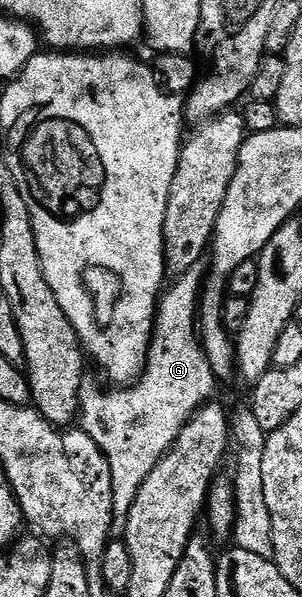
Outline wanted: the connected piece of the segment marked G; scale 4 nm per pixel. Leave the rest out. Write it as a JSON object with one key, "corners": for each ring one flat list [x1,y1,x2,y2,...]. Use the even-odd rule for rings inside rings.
{"corners":[[196,265,182,272,176,278,179,280,162,292,143,374,126,389,87,389,79,397,78,422,109,461,113,485,112,516,119,521,126,520,145,477,153,473,157,462,155,451,166,452,187,423,187,395,211,395,217,386,197,330,205,282,205,271,203,275,201,268]]}

